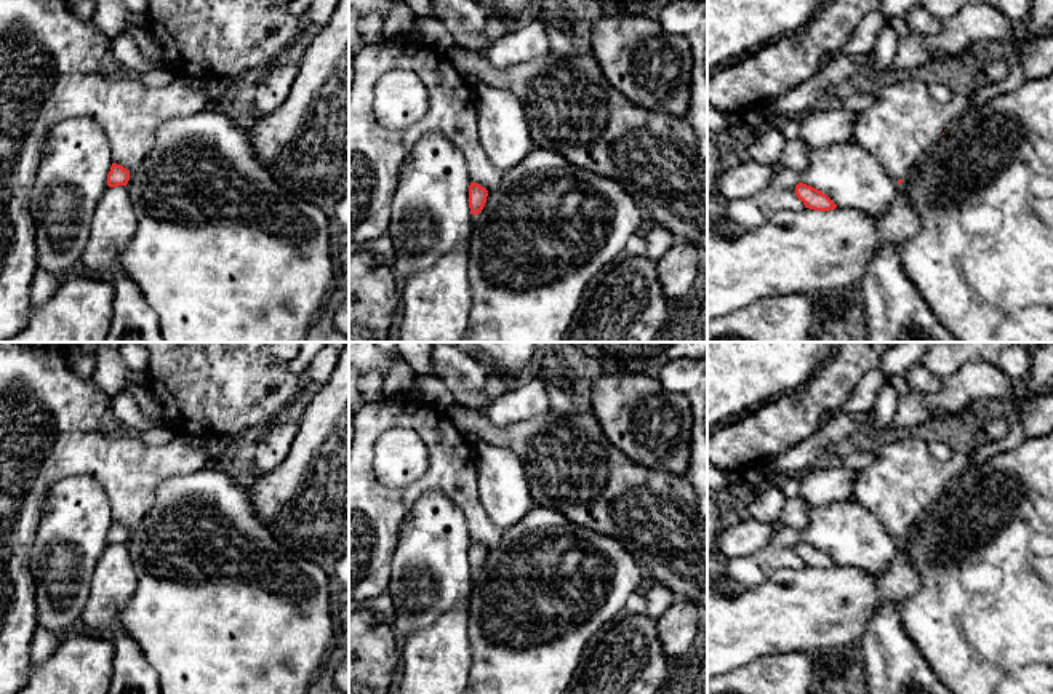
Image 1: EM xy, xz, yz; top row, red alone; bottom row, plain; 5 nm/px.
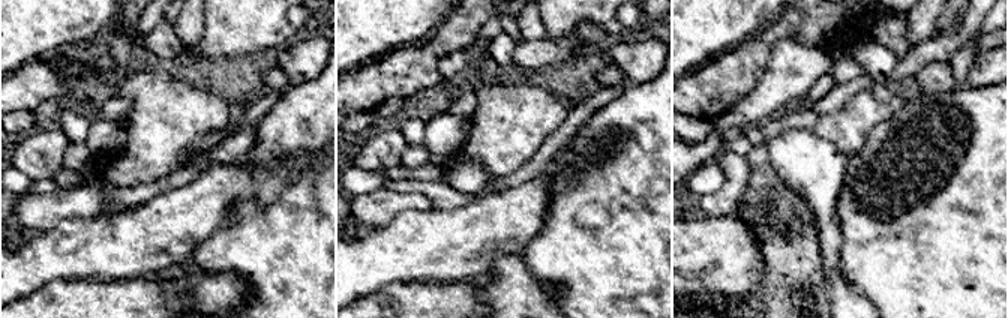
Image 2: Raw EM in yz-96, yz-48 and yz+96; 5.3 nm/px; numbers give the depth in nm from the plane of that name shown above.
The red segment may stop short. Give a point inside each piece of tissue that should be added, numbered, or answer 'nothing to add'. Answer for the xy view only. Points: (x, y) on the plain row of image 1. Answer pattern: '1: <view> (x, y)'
nothing to add

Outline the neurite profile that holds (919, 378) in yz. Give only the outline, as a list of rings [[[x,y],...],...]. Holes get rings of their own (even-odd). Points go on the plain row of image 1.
[[[923,363],[912,365],[904,379],[911,392],[936,393],[944,387],[944,381],[938,379]]]

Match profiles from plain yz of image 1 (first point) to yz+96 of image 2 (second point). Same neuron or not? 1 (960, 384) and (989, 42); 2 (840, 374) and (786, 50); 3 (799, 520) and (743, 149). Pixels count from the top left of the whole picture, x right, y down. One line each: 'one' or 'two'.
1: two
2: two
3: two

